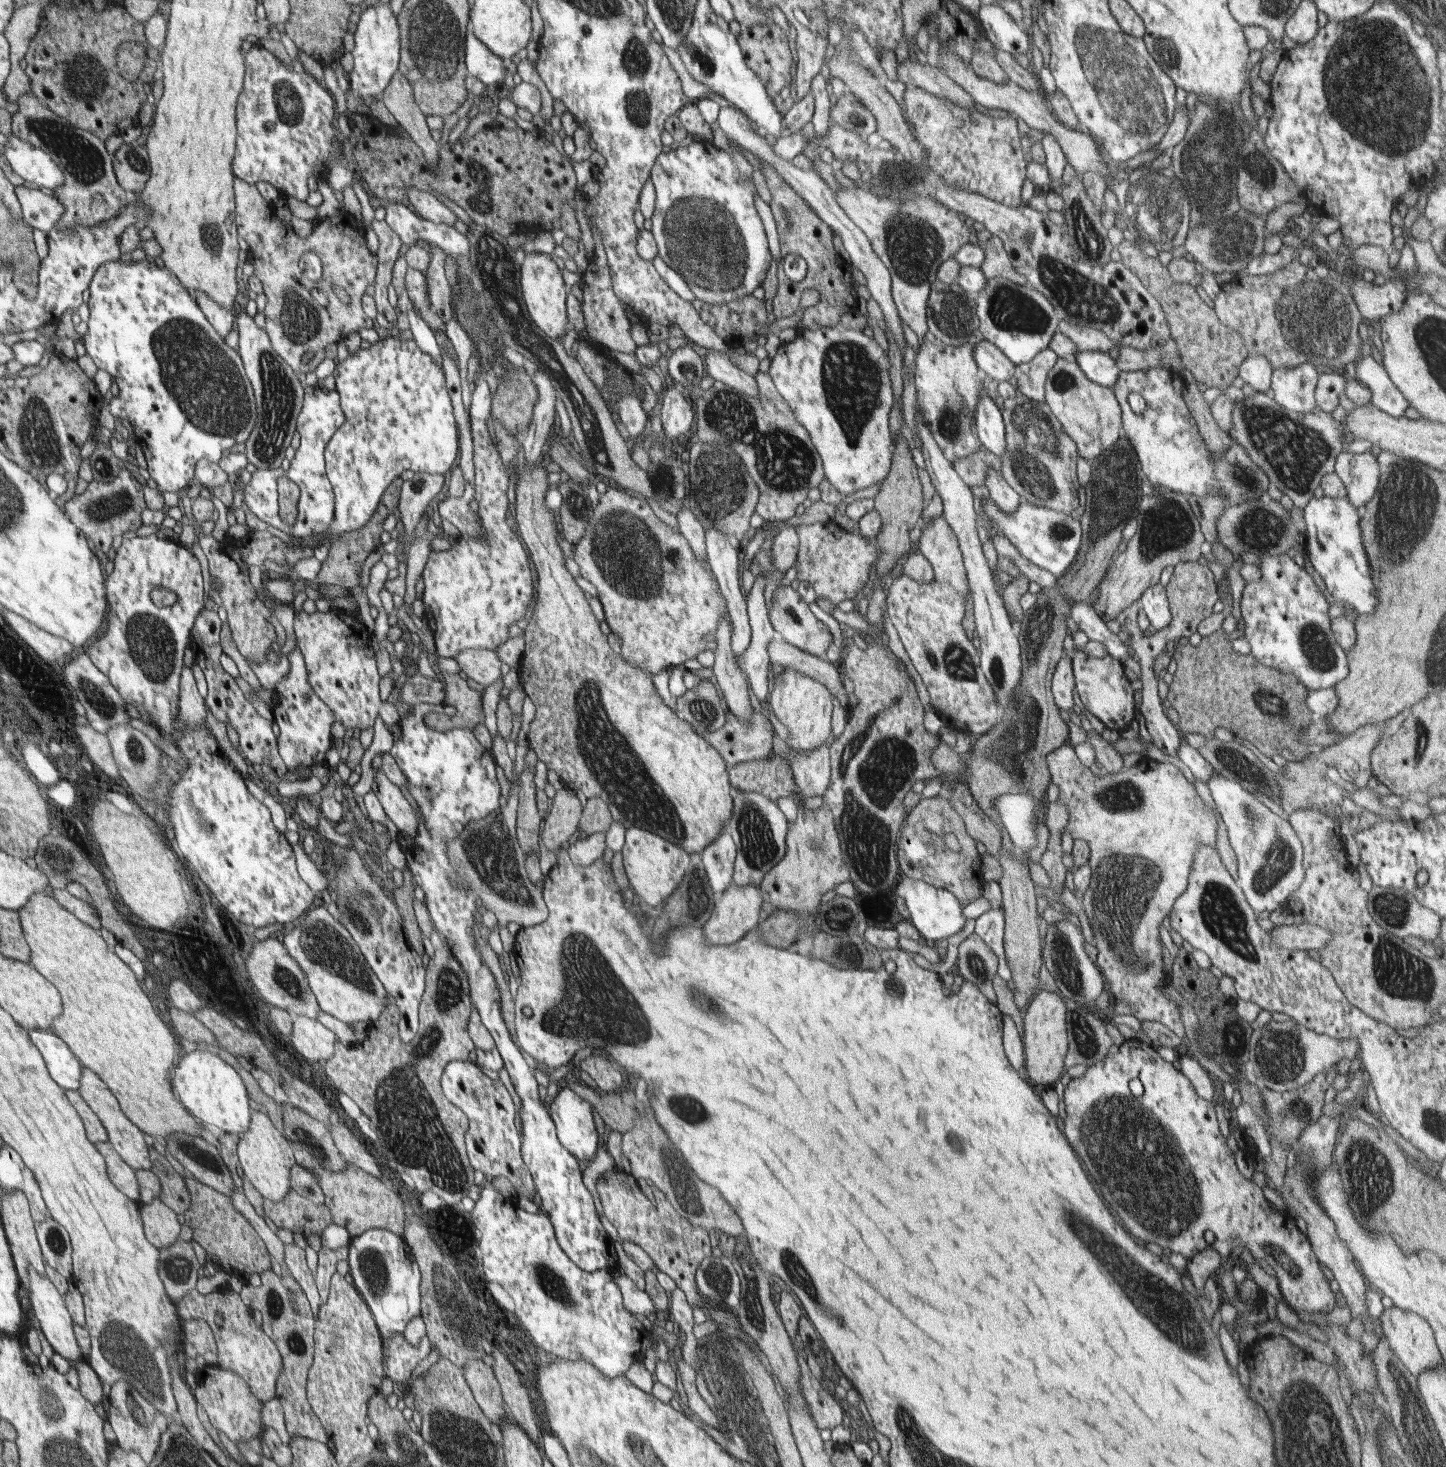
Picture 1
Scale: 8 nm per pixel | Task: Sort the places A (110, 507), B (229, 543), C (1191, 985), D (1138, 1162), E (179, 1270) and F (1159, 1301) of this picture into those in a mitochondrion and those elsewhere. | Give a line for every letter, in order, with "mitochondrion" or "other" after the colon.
A: mitochondrion
B: other
C: other
D: mitochondrion
E: mitochondrion
F: mitochondrion

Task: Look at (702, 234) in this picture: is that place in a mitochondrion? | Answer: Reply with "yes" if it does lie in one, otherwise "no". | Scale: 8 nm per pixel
yes

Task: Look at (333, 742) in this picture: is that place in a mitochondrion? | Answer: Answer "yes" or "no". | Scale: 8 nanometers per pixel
no

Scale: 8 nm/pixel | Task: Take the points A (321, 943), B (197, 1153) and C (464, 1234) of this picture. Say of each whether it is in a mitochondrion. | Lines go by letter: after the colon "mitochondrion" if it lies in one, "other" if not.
A: mitochondrion
B: mitochondrion
C: other

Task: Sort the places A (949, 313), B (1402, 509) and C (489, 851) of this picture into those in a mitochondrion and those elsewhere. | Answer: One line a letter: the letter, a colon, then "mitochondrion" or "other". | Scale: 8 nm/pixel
A: mitochondrion
B: mitochondrion
C: mitochondrion

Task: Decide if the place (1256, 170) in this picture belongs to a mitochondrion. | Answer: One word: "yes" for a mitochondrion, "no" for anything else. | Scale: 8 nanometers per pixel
yes

